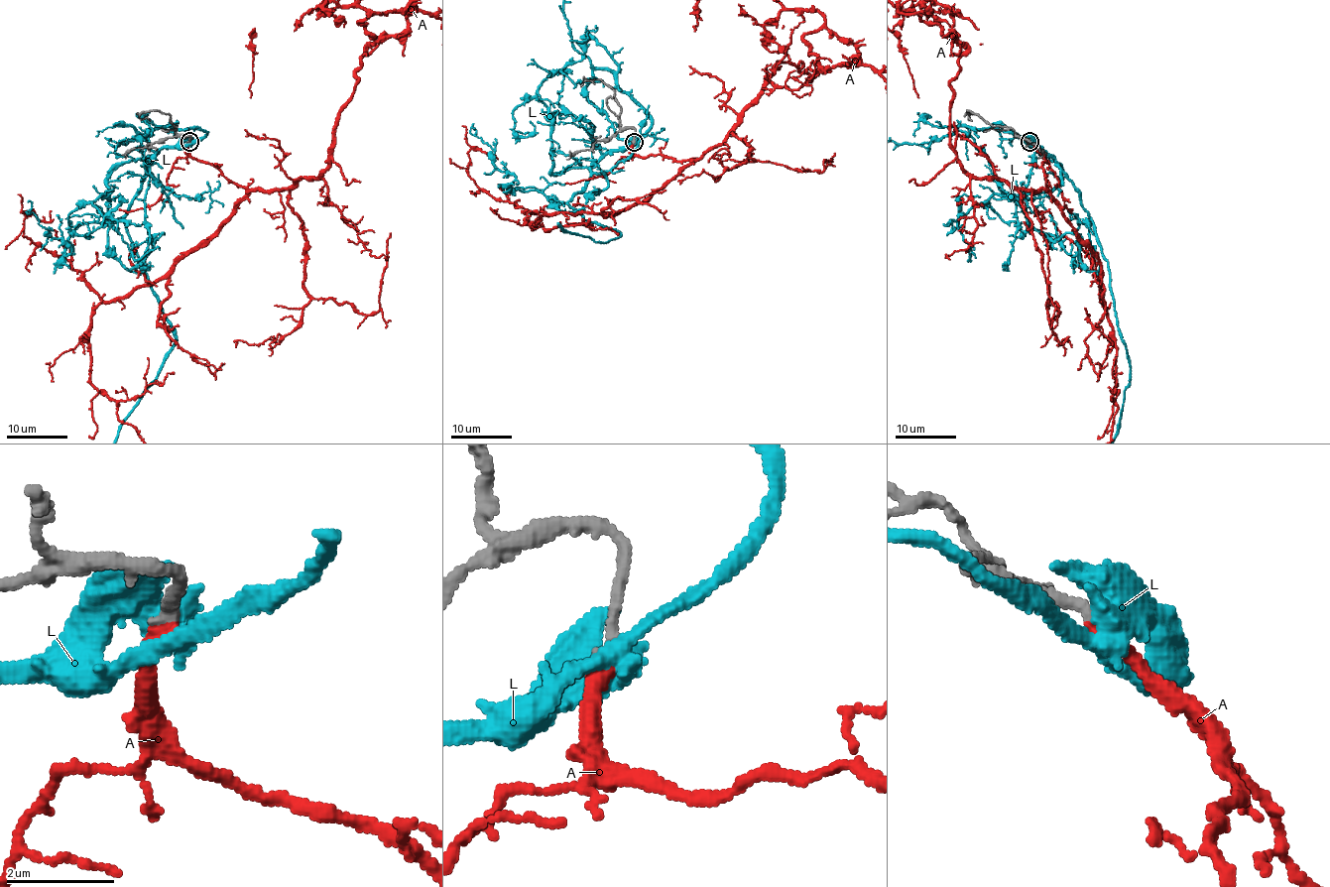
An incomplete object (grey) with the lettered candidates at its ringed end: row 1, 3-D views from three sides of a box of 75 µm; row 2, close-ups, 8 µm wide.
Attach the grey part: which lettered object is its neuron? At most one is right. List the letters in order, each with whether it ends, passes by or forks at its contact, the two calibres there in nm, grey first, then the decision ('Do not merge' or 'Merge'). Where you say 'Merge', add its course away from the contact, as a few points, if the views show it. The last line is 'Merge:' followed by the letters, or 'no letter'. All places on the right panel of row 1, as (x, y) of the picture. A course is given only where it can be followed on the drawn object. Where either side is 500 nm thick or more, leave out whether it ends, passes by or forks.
A: It ends there. Thickness 300 nm (grey) against 320 nm. Merge
L: It forks there. Thickness 300 nm (grey) against 440 nm. Do not merge
Merge: A

